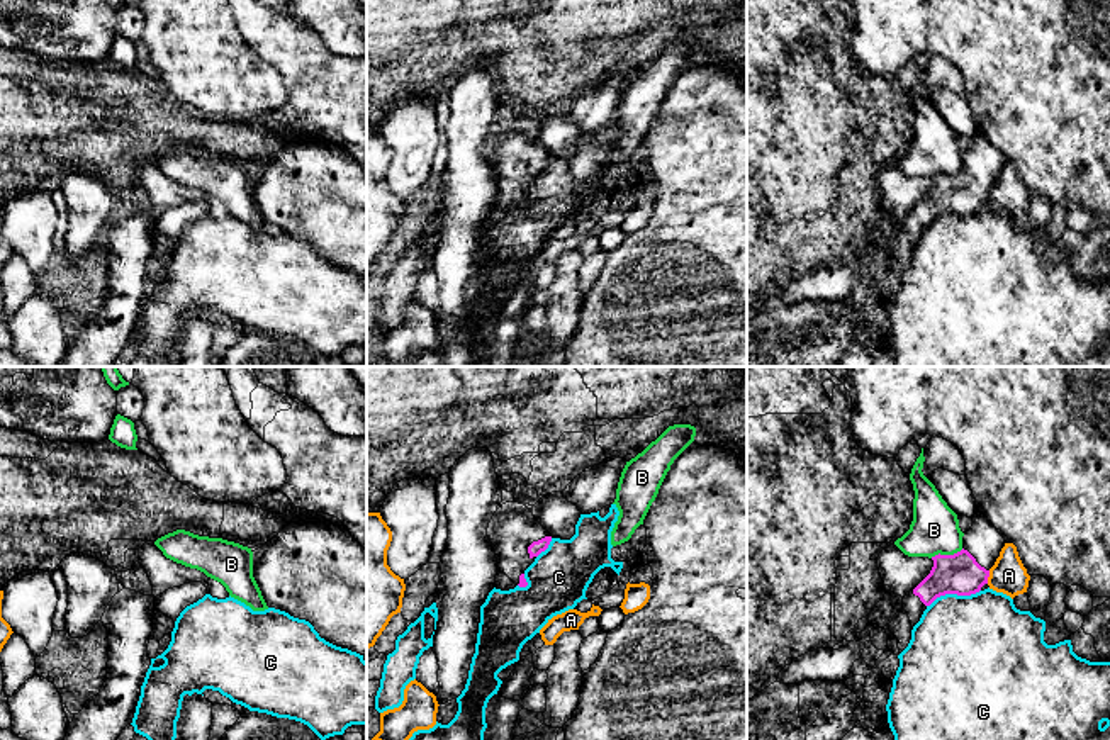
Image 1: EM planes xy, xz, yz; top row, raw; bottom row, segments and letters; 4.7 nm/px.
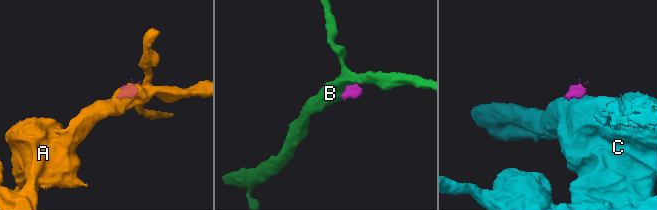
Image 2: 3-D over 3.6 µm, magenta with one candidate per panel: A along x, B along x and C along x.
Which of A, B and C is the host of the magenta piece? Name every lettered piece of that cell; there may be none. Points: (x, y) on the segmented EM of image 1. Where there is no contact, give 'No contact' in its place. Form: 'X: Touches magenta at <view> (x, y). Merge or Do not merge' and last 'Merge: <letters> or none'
A: Touches magenta at yz (988, 576). Do not merge
B: Touches magenta at yz (946, 555). Do not merge
C: Touches magenta at yz (953, 593). Do not merge
Merge: none

